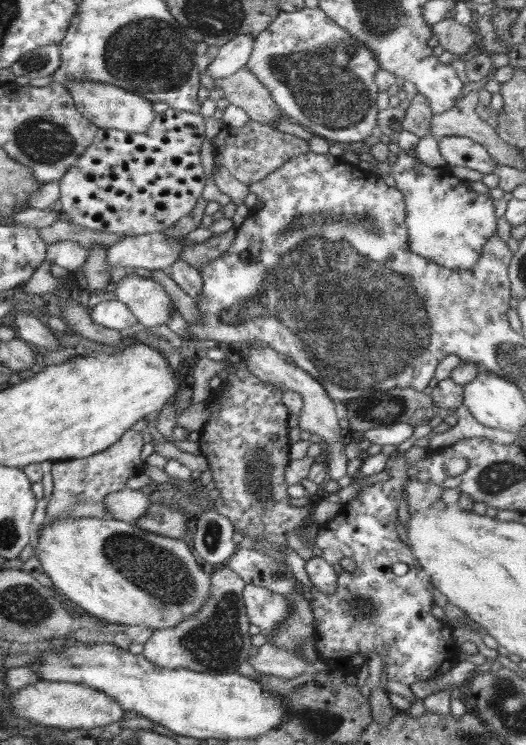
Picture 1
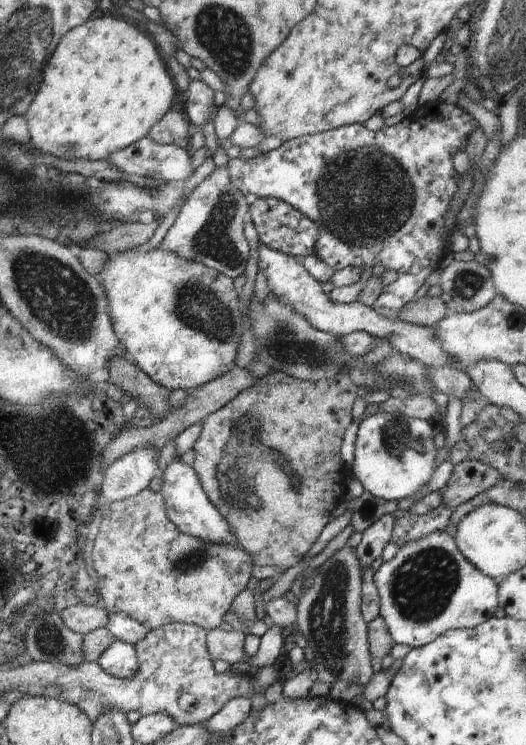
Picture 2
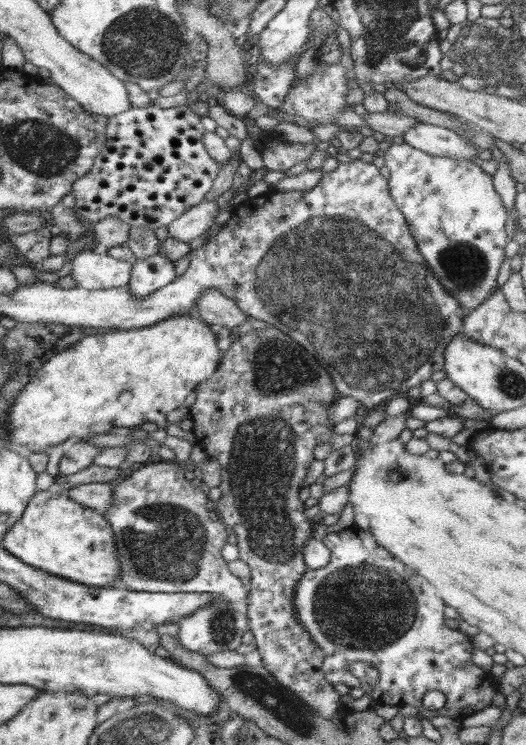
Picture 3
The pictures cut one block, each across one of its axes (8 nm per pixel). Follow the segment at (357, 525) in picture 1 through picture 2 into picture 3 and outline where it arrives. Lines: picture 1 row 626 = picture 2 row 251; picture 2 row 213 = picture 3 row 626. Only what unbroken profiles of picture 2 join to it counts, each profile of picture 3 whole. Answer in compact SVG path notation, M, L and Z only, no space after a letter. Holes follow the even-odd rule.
M349 527L341 532L327 534L323 542L331 546L329 564L322 569L307 569L304 572L294 586L292 605L296 610L296 620L325 654L323 671L330 684L361 688L372 698L373 703L415 706L419 714L428 719L450 716L462 723L464 718L472 716L474 712L493 706L492 698L496 696L498 686L490 673L484 672L471 661L472 638L444 625L444 609L447 605L436 595L431 582L381 548L374 541L370 530L365 532ZM354 662L368 662L376 666L380 672L378 682L370 686L348 673L347 667ZM430 690L440 690L446 696L444 707L431 711L422 705L422 697Z

